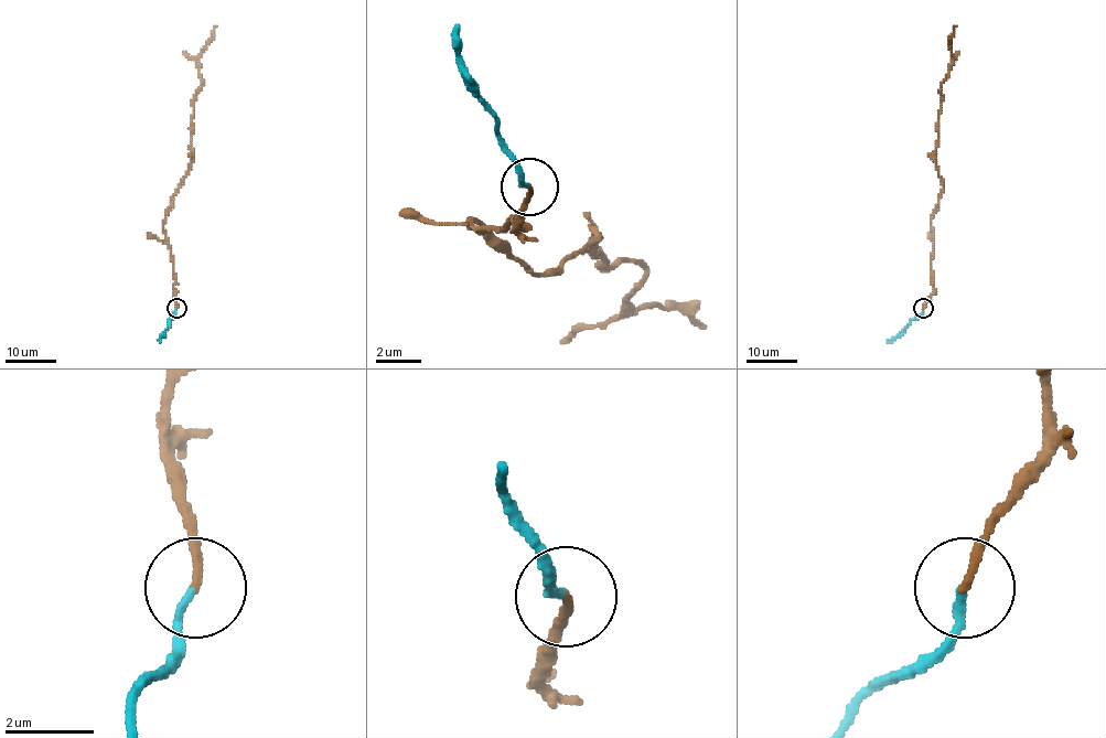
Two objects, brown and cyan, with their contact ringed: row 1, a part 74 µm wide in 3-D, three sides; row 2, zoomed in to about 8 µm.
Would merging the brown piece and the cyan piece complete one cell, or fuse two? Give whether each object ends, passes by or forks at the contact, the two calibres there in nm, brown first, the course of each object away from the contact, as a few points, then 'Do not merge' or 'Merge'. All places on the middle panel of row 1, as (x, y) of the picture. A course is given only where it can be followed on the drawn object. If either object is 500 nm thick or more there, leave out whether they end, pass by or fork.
At the ring brown ends. At the ring cyan ends. Thickness 190 nm (brown) against 160 nm. Course of brown: (528, 188), (523, 227), (471, 216), (528, 274), (596, 239), (635, 261), (630, 313), (704, 330). Course of cyan: (528, 188), (494, 108), (465, 74), (460, 23). Merge

